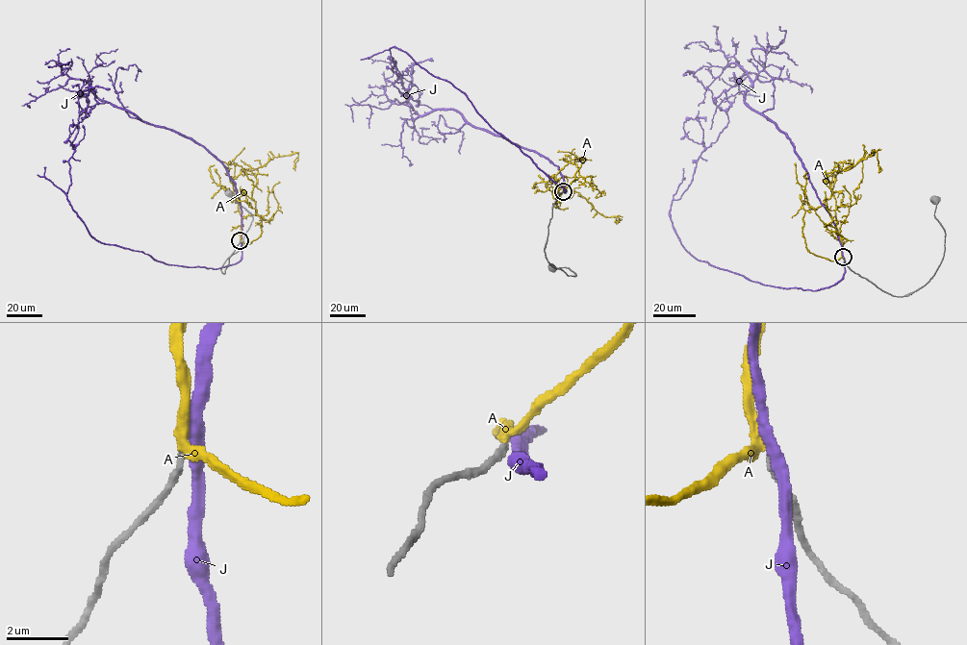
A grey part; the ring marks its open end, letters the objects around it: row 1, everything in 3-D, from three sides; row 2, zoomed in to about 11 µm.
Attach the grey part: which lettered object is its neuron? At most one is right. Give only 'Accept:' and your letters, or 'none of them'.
Accept: A

